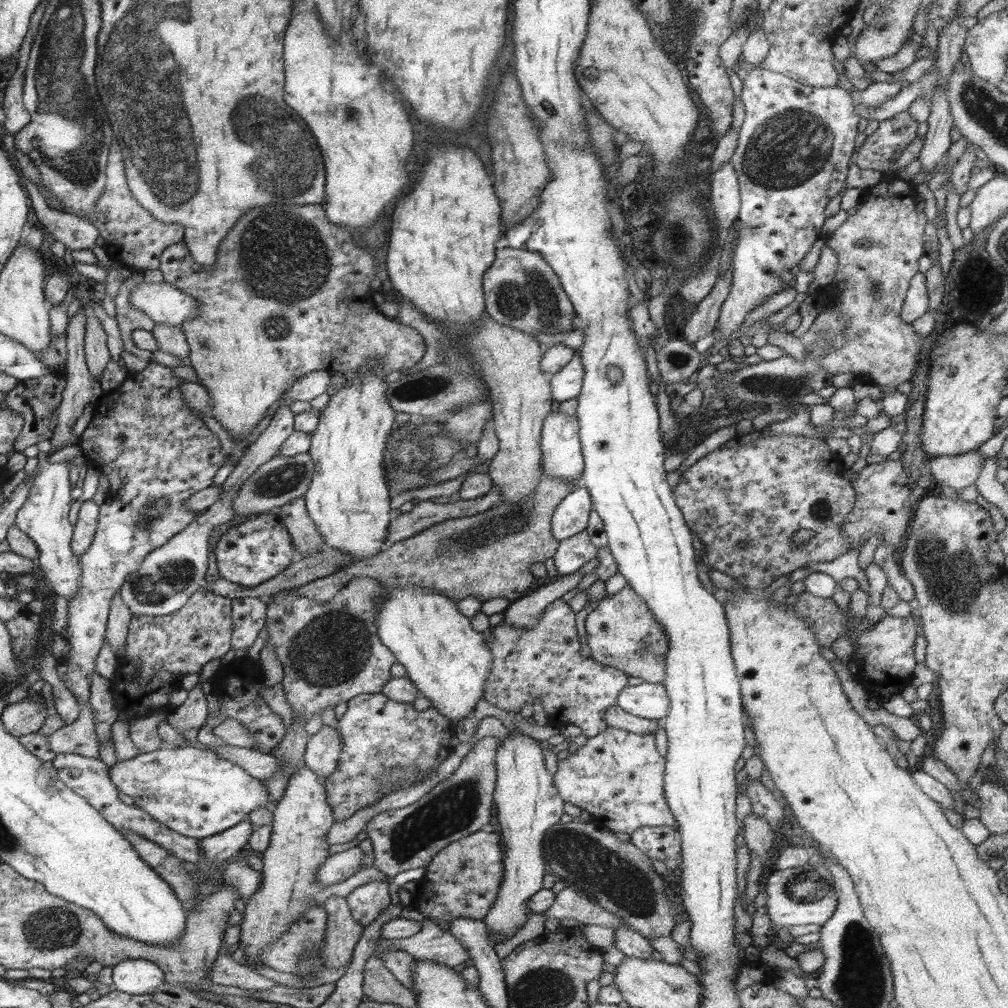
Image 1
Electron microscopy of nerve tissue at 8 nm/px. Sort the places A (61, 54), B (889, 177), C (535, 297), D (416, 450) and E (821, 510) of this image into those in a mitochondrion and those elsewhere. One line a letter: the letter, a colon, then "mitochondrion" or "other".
A: mitochondrion
B: other
C: mitochondrion
D: mitochondrion
E: mitochondrion

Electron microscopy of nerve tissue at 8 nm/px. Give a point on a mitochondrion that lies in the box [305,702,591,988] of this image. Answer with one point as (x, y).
(443, 816)

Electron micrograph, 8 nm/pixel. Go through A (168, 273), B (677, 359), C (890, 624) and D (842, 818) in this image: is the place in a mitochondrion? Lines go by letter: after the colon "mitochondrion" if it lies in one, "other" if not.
A: other
B: mitochondrion
C: other
D: other

